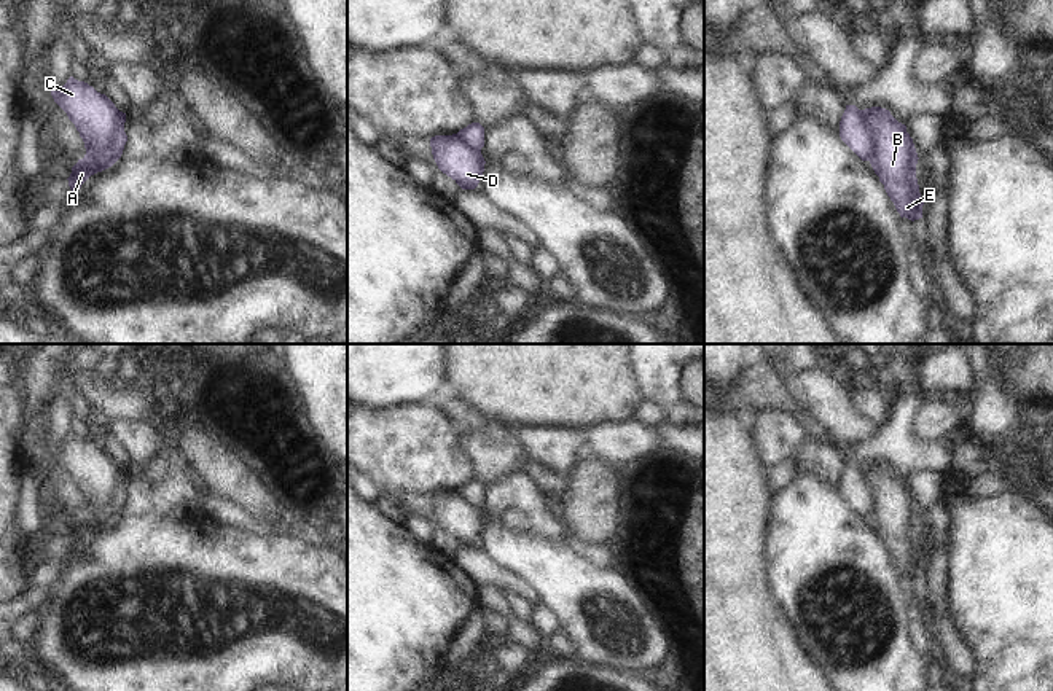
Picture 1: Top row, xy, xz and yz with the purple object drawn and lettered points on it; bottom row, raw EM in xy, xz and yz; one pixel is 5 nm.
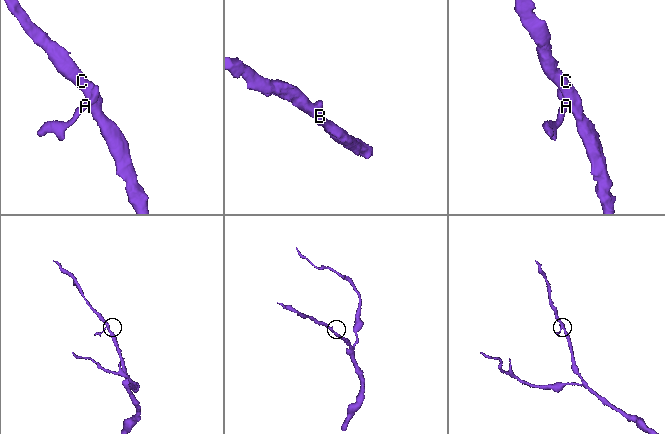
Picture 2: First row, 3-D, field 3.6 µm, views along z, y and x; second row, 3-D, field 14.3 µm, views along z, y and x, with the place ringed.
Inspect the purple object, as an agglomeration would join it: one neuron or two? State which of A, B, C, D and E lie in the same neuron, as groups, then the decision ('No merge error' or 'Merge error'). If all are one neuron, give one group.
Groups: A / B C D E. Merge error

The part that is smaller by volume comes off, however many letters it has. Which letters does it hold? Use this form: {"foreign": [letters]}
{"foreign": ["A"]}

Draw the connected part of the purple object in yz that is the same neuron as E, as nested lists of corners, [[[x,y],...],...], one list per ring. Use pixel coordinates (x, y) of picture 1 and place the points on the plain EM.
[[[881,463],[860,467],[860,471],[875,492],[870,521],[887,552],[902,575],[911,578],[922,575],[924,559],[916,535],[919,514],[906,482]]]

